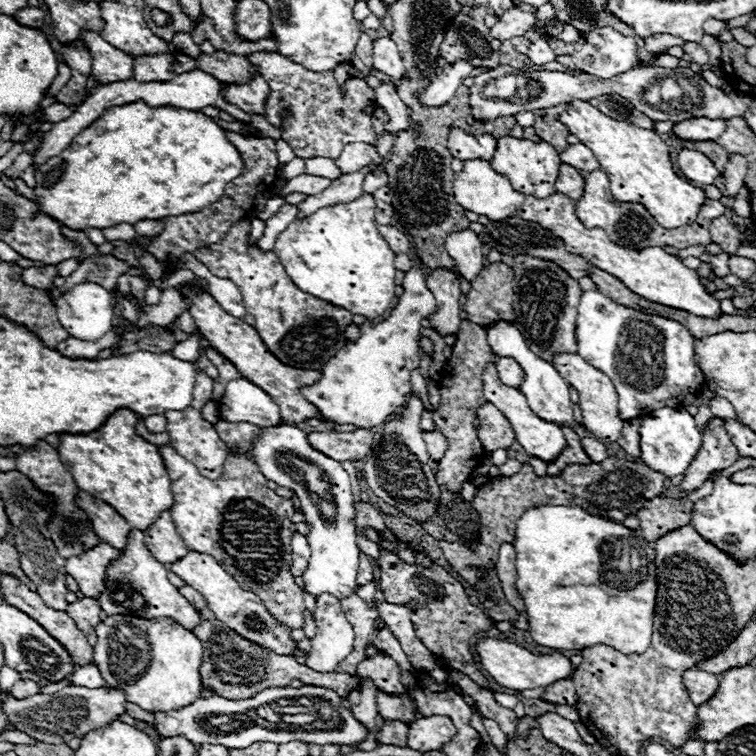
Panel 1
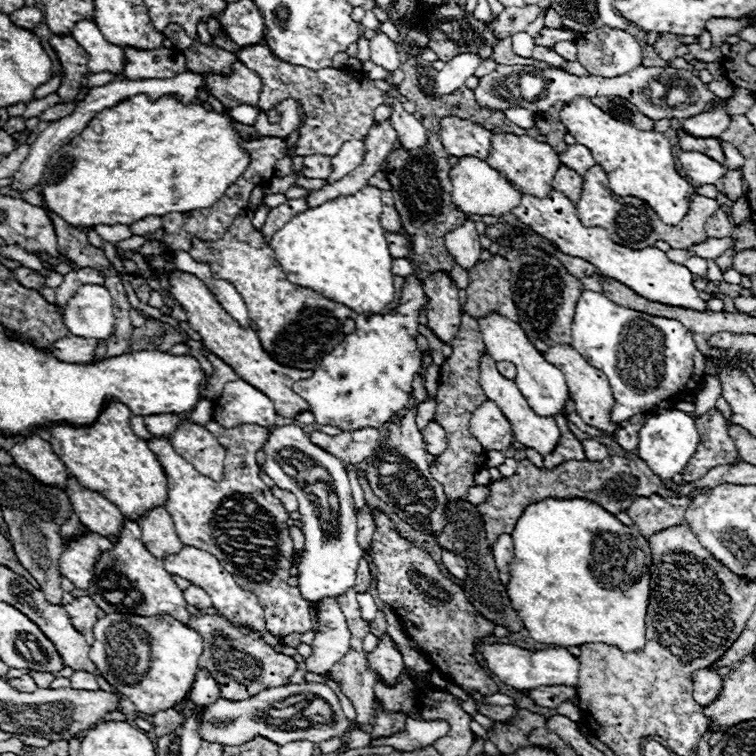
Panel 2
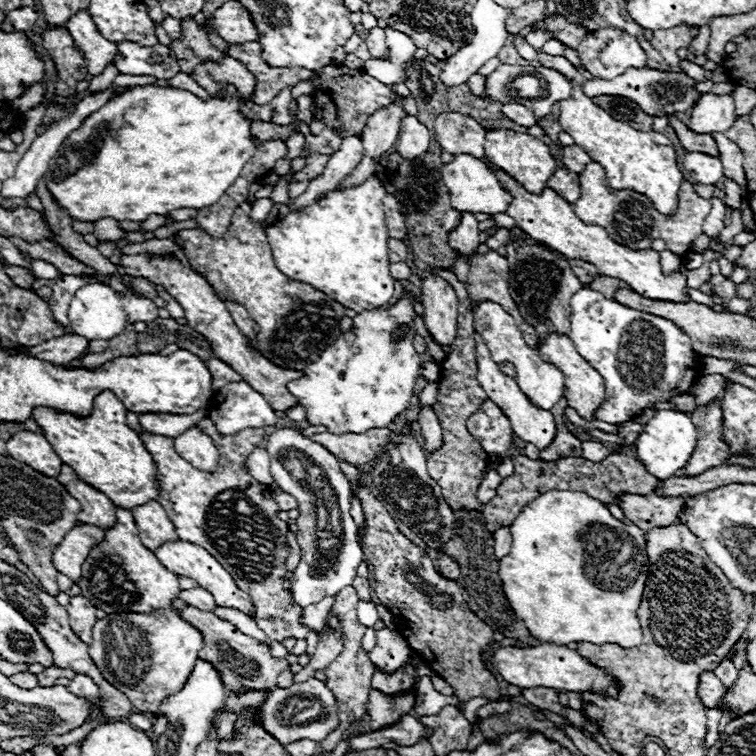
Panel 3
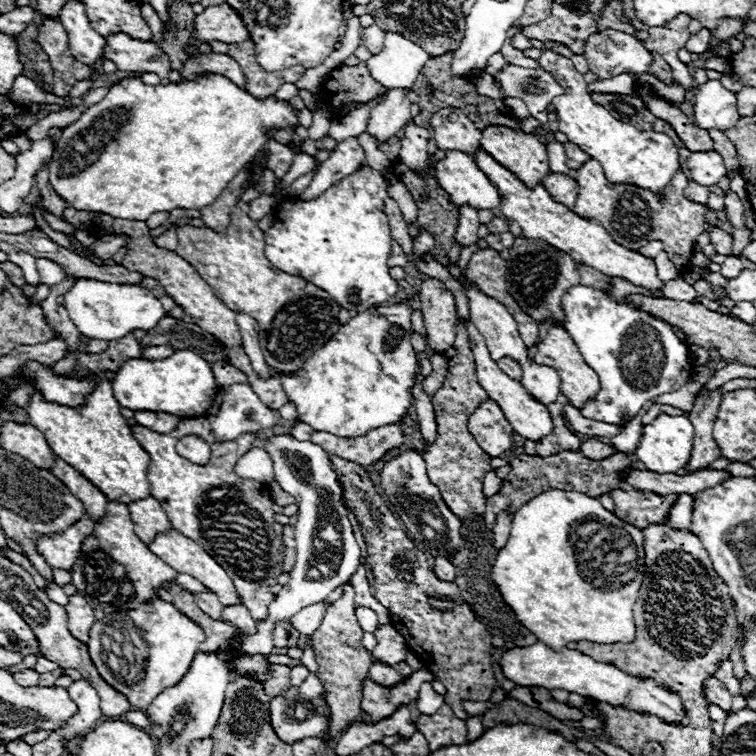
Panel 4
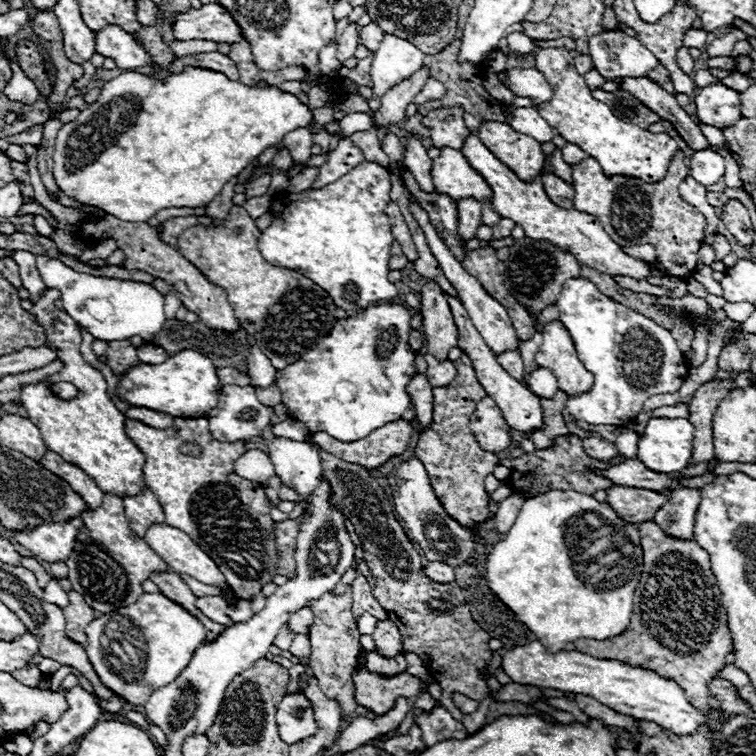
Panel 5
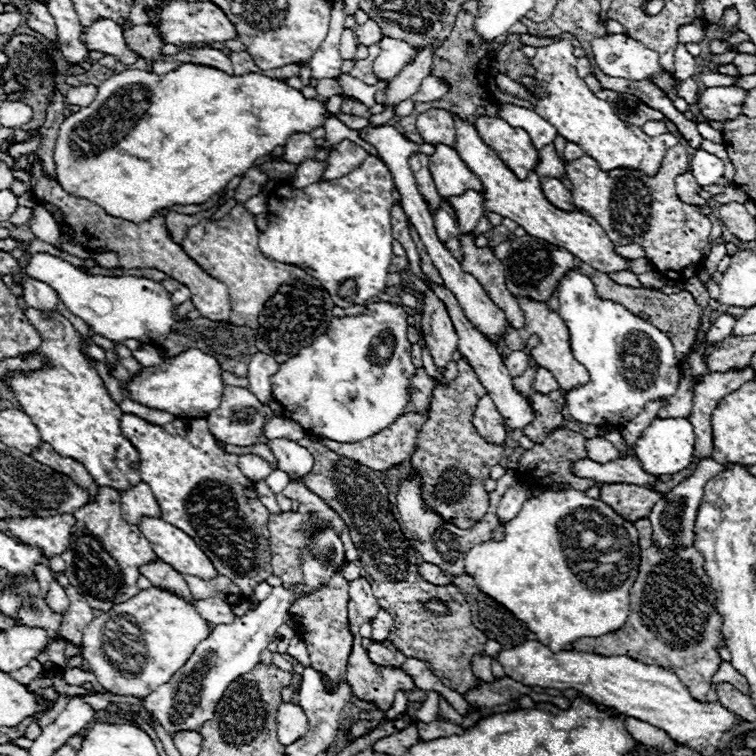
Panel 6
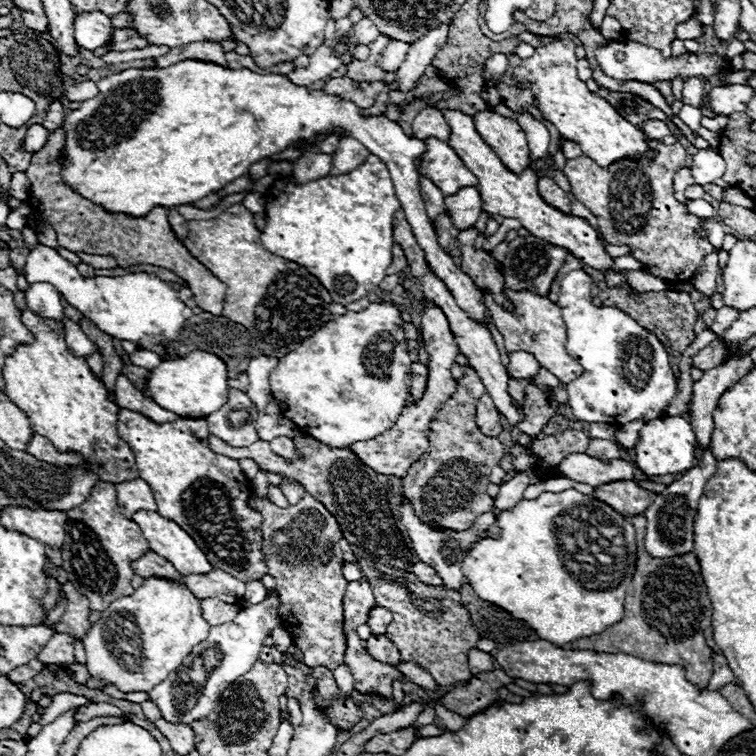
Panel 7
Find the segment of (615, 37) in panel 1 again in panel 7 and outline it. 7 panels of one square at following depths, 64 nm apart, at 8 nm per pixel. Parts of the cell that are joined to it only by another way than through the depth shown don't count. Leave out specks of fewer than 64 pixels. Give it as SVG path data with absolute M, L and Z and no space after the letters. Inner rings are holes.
M614 40L608 42L606 46L600 46L600 50L596 50L596 58L600 62L600 68L612 76L612 78L620 78L620 80L638 80L638 82L672 82L676 76L680 76L684 82L688 78L700 78L700 80L724 80L730 74L730 62L720 56L718 52L712 54L696 54L696 52L686 52L682 56L670 56L664 58L660 50L652 48L652 46L644 46L640 42L632 42L632 40Z

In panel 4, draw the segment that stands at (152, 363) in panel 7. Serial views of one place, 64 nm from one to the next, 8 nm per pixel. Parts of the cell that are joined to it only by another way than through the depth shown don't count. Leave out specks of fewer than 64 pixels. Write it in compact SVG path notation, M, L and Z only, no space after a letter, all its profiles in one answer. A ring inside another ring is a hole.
M142 346L142 358L150 358L150 360L164 360L172 354L174 350L168 346L152 346L152 348L144 348Z

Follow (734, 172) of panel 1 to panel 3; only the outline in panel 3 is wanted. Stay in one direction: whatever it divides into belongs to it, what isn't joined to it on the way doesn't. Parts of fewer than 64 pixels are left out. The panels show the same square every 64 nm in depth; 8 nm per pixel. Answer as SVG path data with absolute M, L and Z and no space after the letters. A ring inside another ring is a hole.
M724 178L724 192L726 192L726 206L730 210L738 210L740 208L740 202L742 202L742 188L730 180L730 178Z

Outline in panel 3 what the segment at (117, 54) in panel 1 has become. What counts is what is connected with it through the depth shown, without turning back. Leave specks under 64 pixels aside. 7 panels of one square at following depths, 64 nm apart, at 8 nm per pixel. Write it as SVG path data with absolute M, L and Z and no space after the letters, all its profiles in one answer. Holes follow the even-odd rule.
M78 10L74 16L70 16L70 20L66 22L66 28L70 30L74 46L84 54L88 74L96 76L106 68L108 62L114 62L116 44L108 42L102 34L98 34L86 10Z

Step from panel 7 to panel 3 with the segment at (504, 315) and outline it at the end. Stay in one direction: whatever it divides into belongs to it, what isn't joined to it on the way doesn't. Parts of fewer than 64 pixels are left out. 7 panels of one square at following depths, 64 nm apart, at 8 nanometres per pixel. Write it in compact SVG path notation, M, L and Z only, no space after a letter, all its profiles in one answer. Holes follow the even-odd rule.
M550 334L546 338L546 342L542 342L538 346L538 354L544 362L552 362L552 366L558 366L558 370L564 374L564 396L568 400L568 406L572 406L580 416L584 416L586 420L594 420L592 410L596 410L596 406L600 406L600 402L604 400L604 380L600 378L600 374L588 366L588 362L576 352L576 346L572 344L572 340L564 334Z

